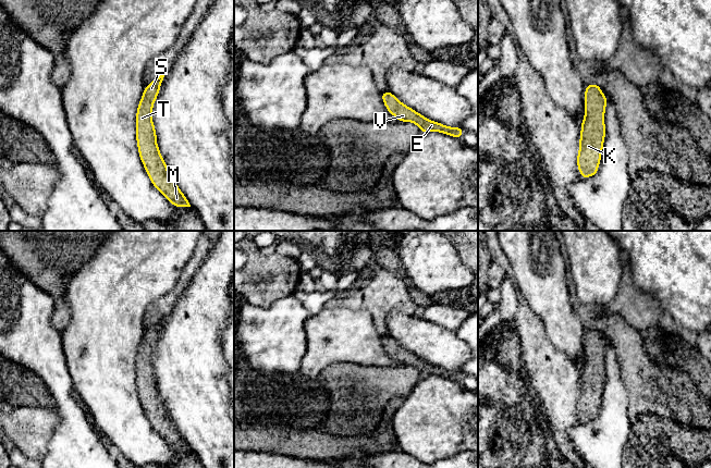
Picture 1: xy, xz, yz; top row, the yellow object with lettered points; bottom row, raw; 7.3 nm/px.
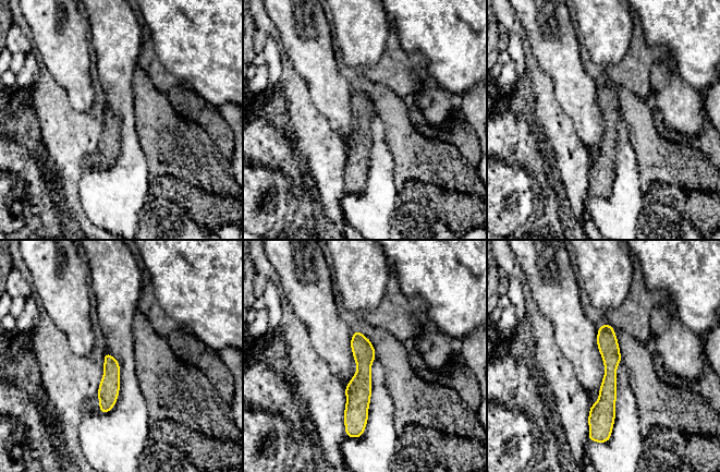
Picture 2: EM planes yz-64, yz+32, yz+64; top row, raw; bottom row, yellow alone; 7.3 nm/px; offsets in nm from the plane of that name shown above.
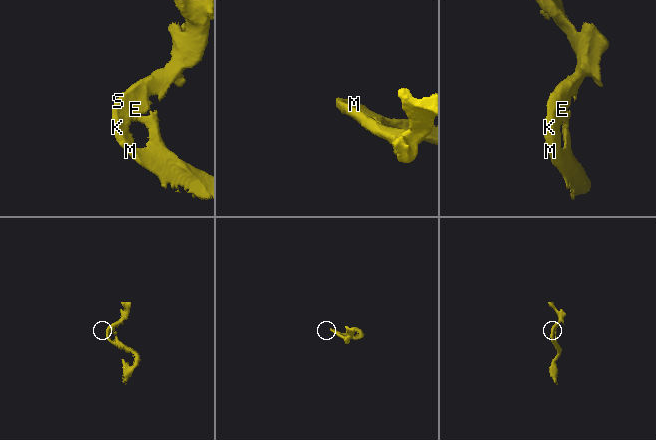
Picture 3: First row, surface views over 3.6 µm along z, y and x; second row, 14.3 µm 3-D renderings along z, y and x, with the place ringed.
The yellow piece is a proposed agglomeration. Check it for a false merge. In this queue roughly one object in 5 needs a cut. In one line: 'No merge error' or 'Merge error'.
No merge error

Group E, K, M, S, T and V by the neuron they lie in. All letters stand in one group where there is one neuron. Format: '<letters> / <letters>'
E K M S T V

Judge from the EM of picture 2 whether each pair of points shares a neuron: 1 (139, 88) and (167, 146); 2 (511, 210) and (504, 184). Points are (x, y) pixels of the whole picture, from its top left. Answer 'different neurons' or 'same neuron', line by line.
1: same neuron
2: same neuron

